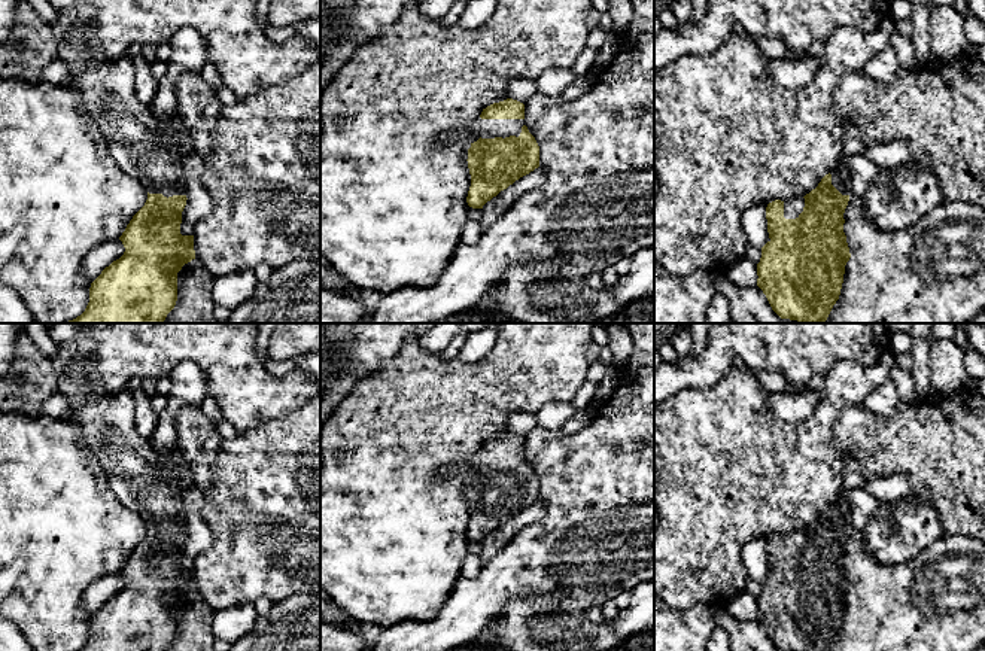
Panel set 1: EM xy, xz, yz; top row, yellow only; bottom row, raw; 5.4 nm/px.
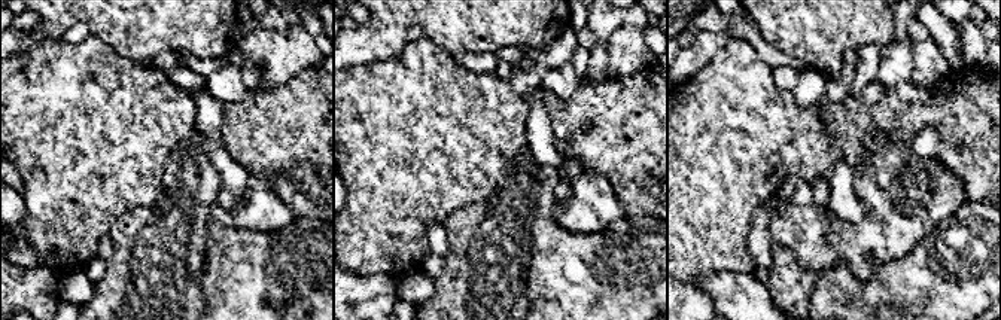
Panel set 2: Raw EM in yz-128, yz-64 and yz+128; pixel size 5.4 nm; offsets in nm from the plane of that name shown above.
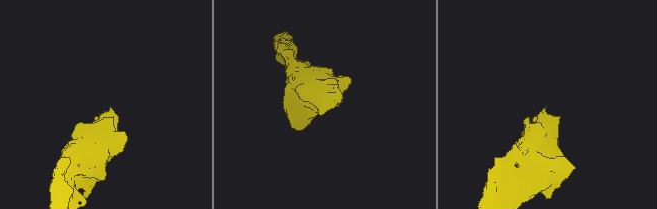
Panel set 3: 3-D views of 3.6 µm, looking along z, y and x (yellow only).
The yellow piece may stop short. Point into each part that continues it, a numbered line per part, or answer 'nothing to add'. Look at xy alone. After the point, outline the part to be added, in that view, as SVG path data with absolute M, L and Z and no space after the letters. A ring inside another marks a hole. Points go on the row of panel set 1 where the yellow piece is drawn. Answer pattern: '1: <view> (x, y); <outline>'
1: xy (139, 145); M128 54L110 67L66 76L64 86L83 95L83 109L100 122L118 167L134 174L149 194L186 195L183 153L134 91L134 66Z

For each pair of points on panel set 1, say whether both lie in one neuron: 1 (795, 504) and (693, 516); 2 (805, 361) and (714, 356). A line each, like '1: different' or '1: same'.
1: same
2: same

